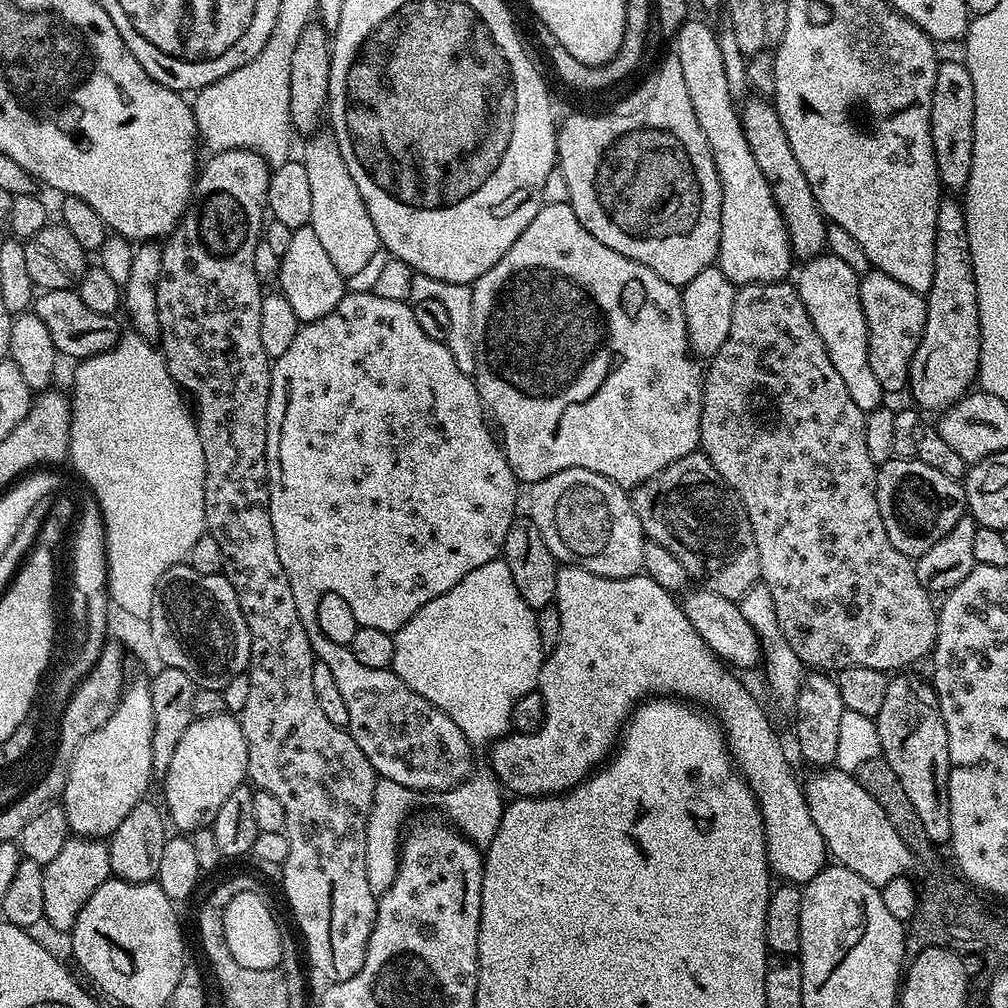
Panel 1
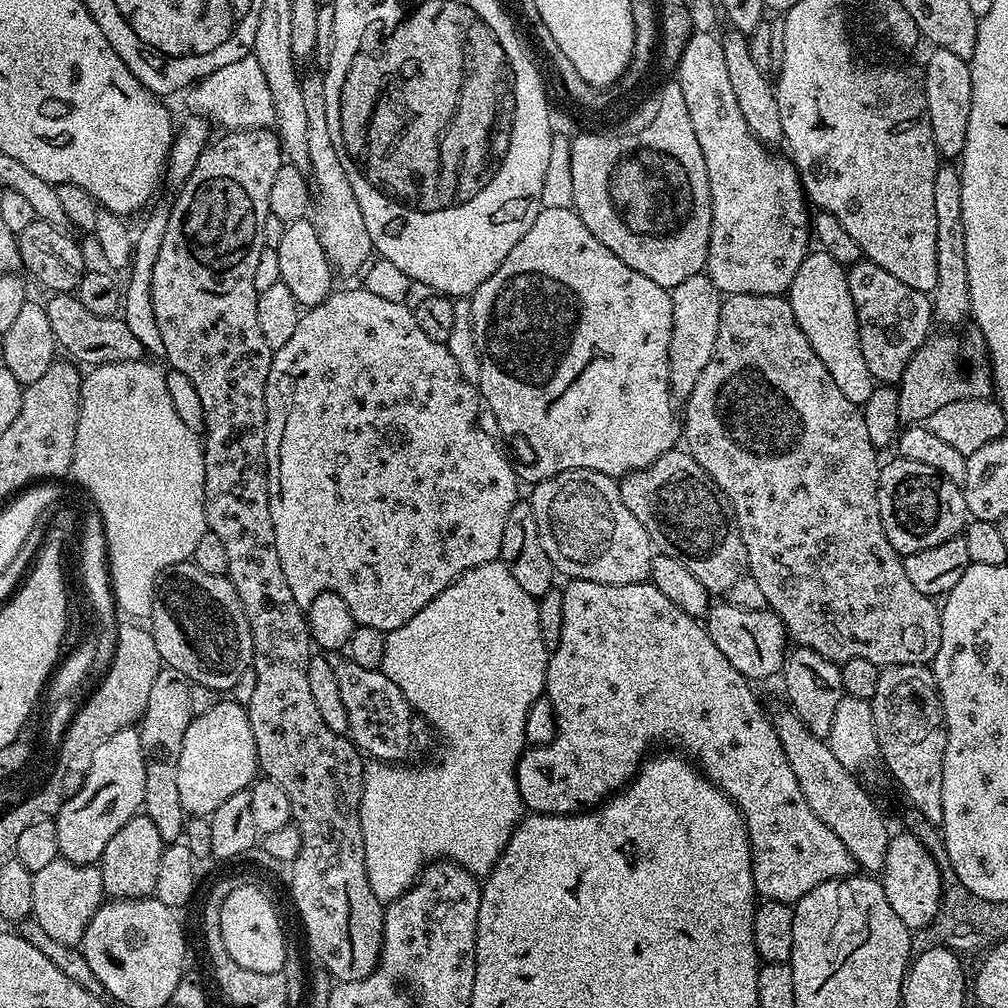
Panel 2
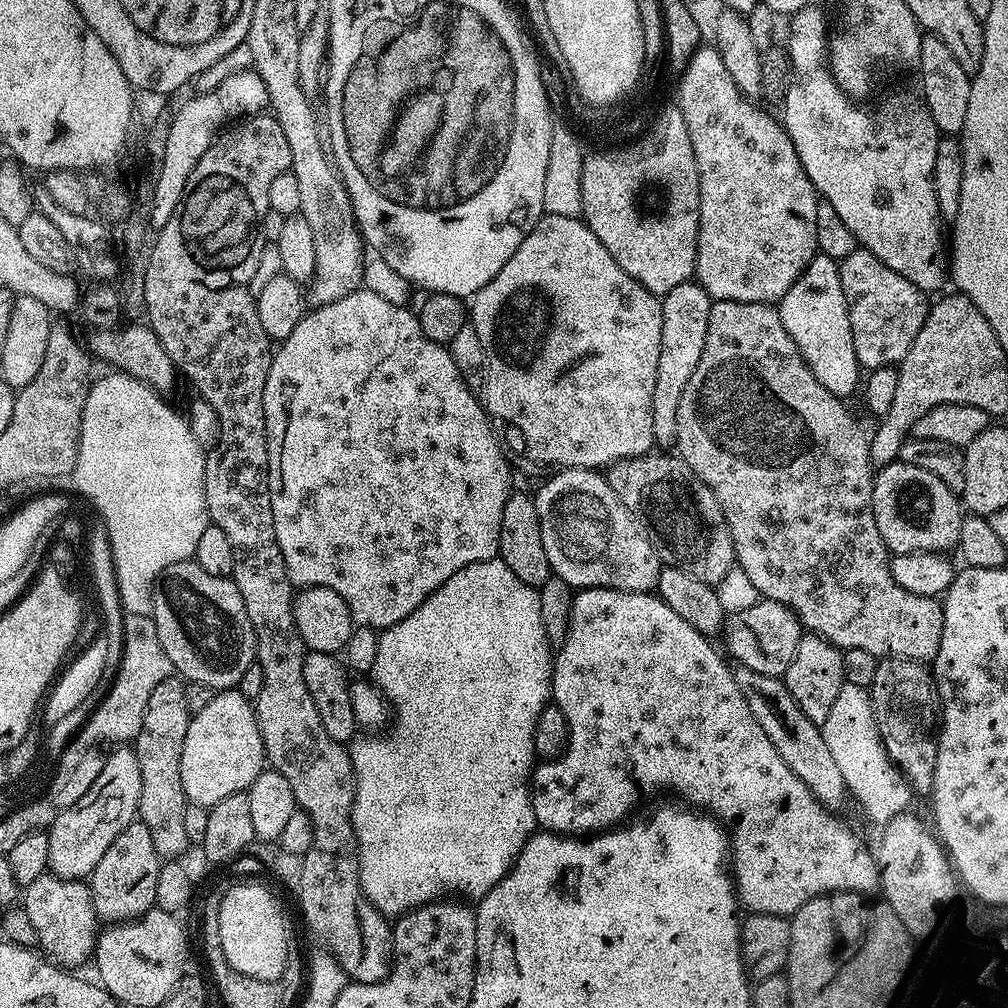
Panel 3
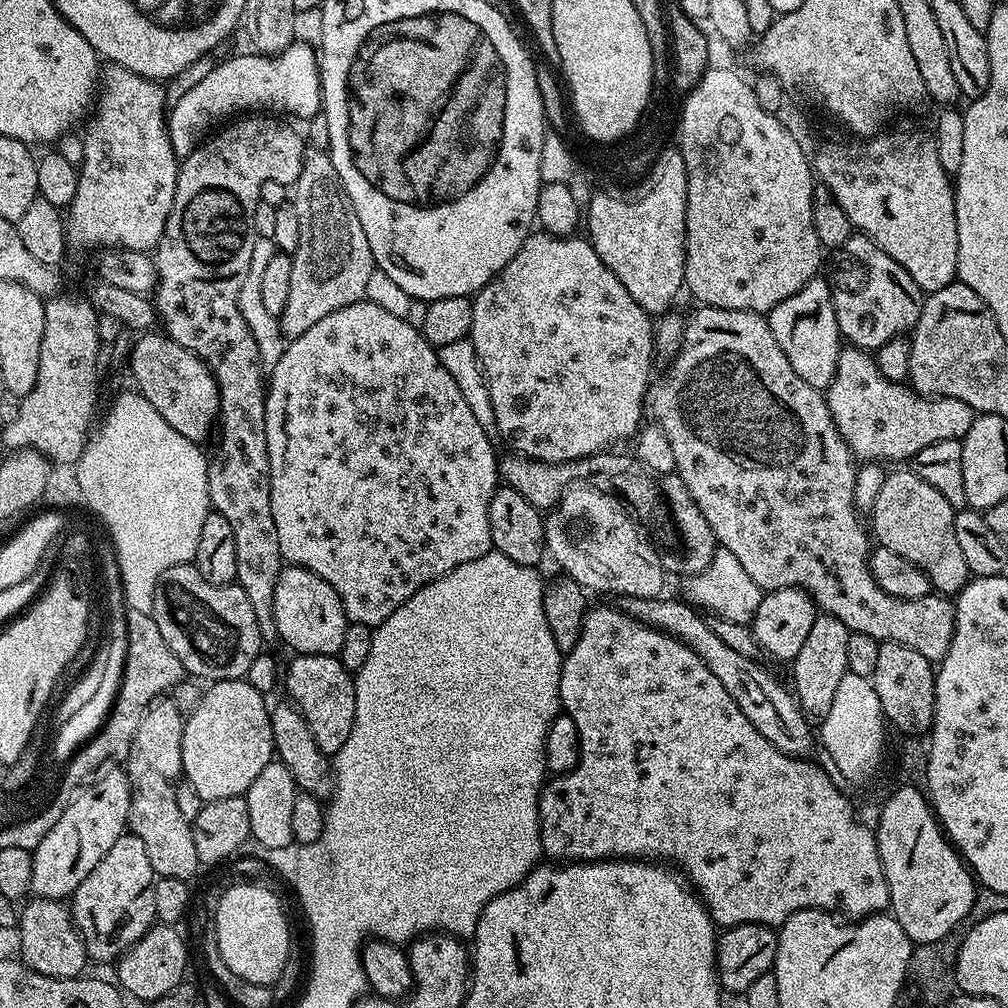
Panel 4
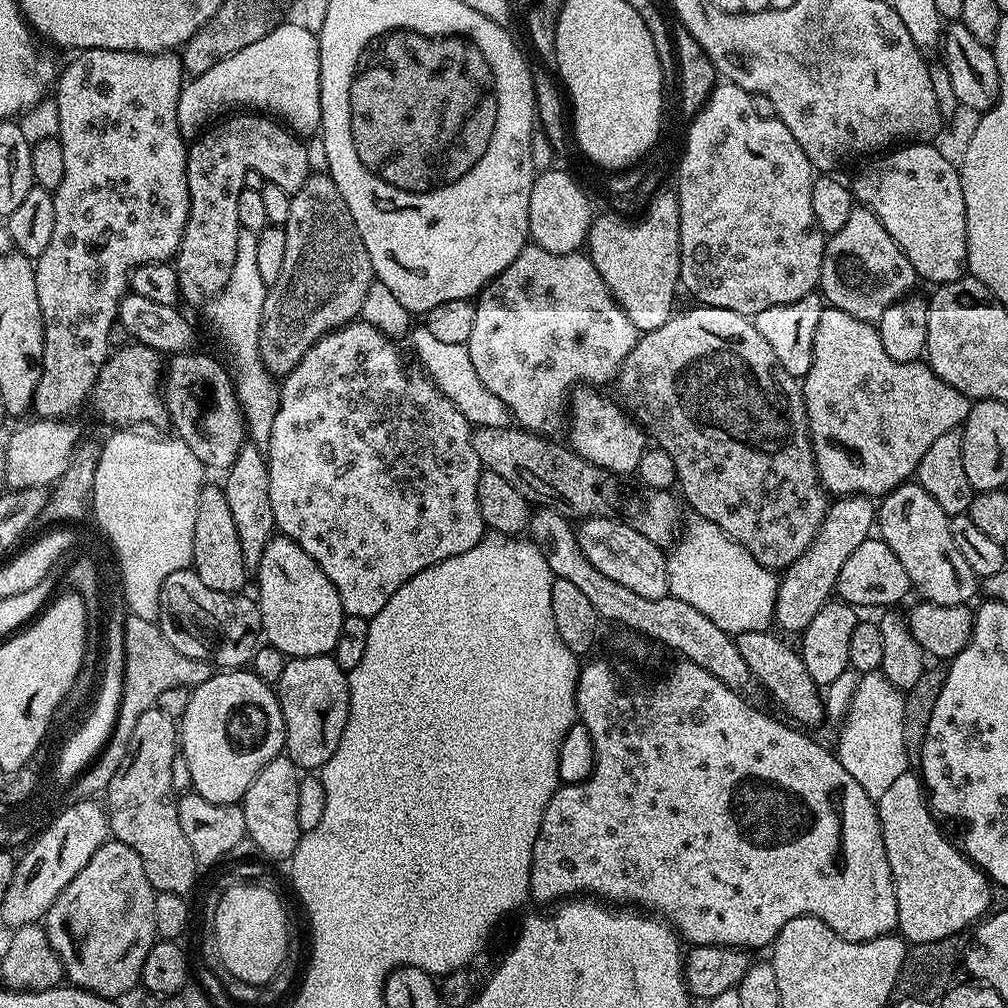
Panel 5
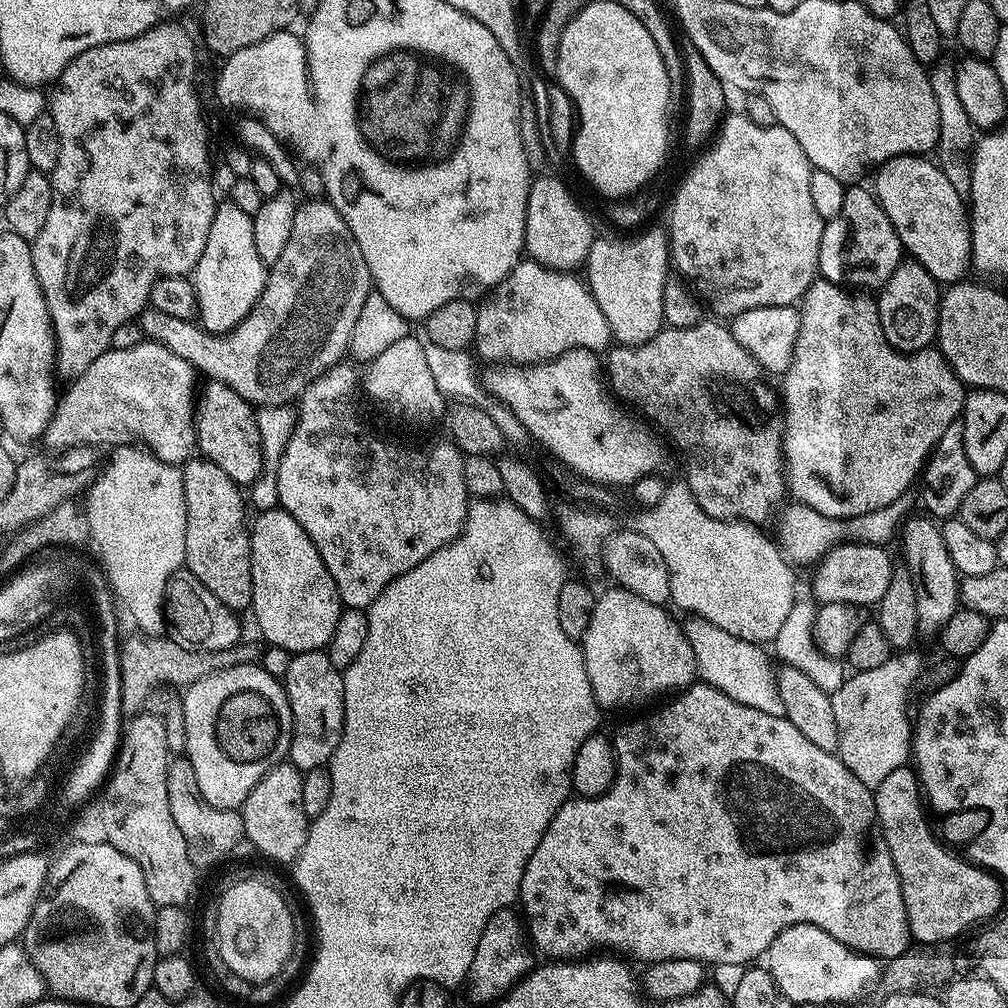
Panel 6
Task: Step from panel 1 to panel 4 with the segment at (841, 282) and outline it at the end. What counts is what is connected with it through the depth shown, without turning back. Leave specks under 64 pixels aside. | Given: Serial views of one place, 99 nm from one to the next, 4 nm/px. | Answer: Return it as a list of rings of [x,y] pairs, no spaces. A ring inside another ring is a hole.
[[[813,278],[802,290],[778,302],[778,306],[767,313],[766,319],[778,346],[782,346],[782,354],[790,358],[794,374],[798,374],[802,382],[810,382],[810,386],[827,390],[838,366],[842,337],[836,317],[834,289],[827,279],[820,279]]]

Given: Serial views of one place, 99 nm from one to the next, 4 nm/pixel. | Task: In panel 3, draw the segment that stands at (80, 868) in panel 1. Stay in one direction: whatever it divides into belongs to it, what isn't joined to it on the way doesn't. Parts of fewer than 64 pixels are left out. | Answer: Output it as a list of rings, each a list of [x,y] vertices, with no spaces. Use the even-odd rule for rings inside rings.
[[[45,874],[22,892],[22,907],[30,916],[38,941],[38,948],[49,961],[65,970],[76,970],[79,964],[93,959],[98,939],[98,917],[94,910],[91,887],[84,880],[63,880],[60,876]]]

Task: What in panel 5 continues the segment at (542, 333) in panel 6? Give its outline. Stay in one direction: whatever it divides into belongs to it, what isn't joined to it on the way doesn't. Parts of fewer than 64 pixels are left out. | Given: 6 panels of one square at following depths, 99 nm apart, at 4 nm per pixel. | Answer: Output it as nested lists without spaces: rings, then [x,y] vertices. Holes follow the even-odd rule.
[[[531,242],[524,245],[524,249],[502,270],[502,274],[495,276],[484,288],[484,291],[475,297],[476,313],[474,314],[474,330],[468,339],[468,349],[470,350],[470,362],[474,362],[474,370],[478,378],[482,378],[482,386],[490,390],[508,407],[511,419],[525,432],[535,432],[545,438],[555,437],[556,431],[563,429],[566,424],[566,401],[570,393],[577,386],[601,386],[600,384],[611,385],[620,372],[622,362],[636,345],[638,333],[634,322],[626,318],[626,314],[616,305],[616,300],[612,297],[612,291],[602,282],[602,276],[594,266],[594,262],[583,251],[571,252],[570,254],[550,254],[550,250],[542,250],[542,246]]]

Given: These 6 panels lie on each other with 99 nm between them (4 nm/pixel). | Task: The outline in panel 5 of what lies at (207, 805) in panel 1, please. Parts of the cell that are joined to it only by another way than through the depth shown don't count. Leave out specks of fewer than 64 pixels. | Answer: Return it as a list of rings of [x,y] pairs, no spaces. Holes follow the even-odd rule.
[[[250,670],[217,671],[206,682],[191,689],[186,714],[178,722],[178,748],[184,753],[186,766],[190,766],[193,792],[206,798],[206,802],[240,804],[258,770],[285,751],[279,695],[273,685],[262,682],[262,678]]]

